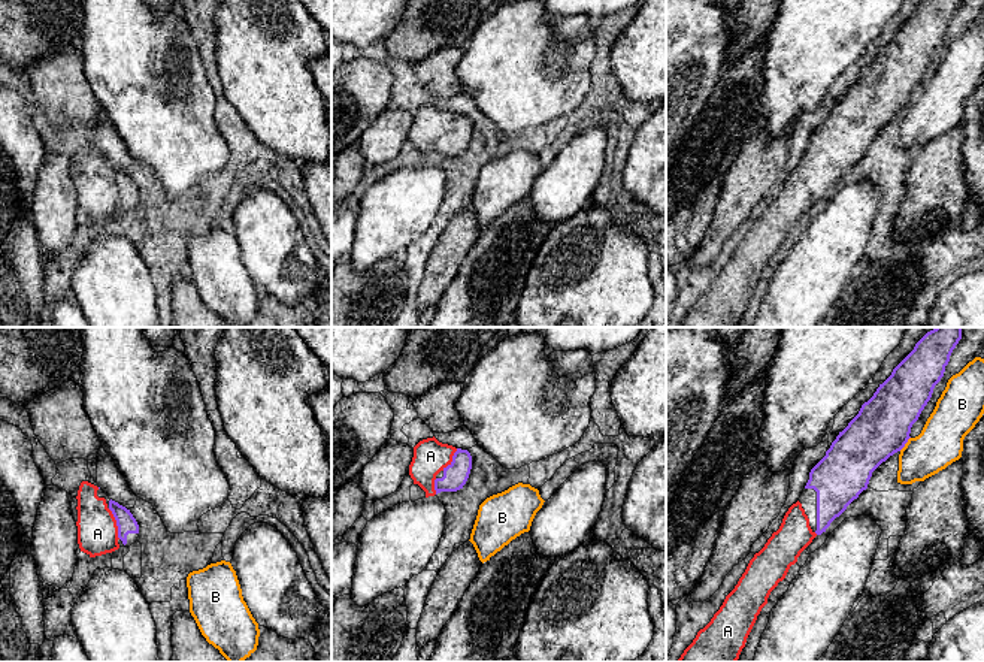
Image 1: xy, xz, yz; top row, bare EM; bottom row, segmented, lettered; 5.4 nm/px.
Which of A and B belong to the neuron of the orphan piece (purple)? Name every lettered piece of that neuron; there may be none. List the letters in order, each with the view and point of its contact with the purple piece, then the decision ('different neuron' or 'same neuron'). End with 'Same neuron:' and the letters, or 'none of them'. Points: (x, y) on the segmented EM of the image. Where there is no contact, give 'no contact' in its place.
A: xy (117, 523) | same neuron
B: yz (905, 443) | different neuron
Same neuron: A

